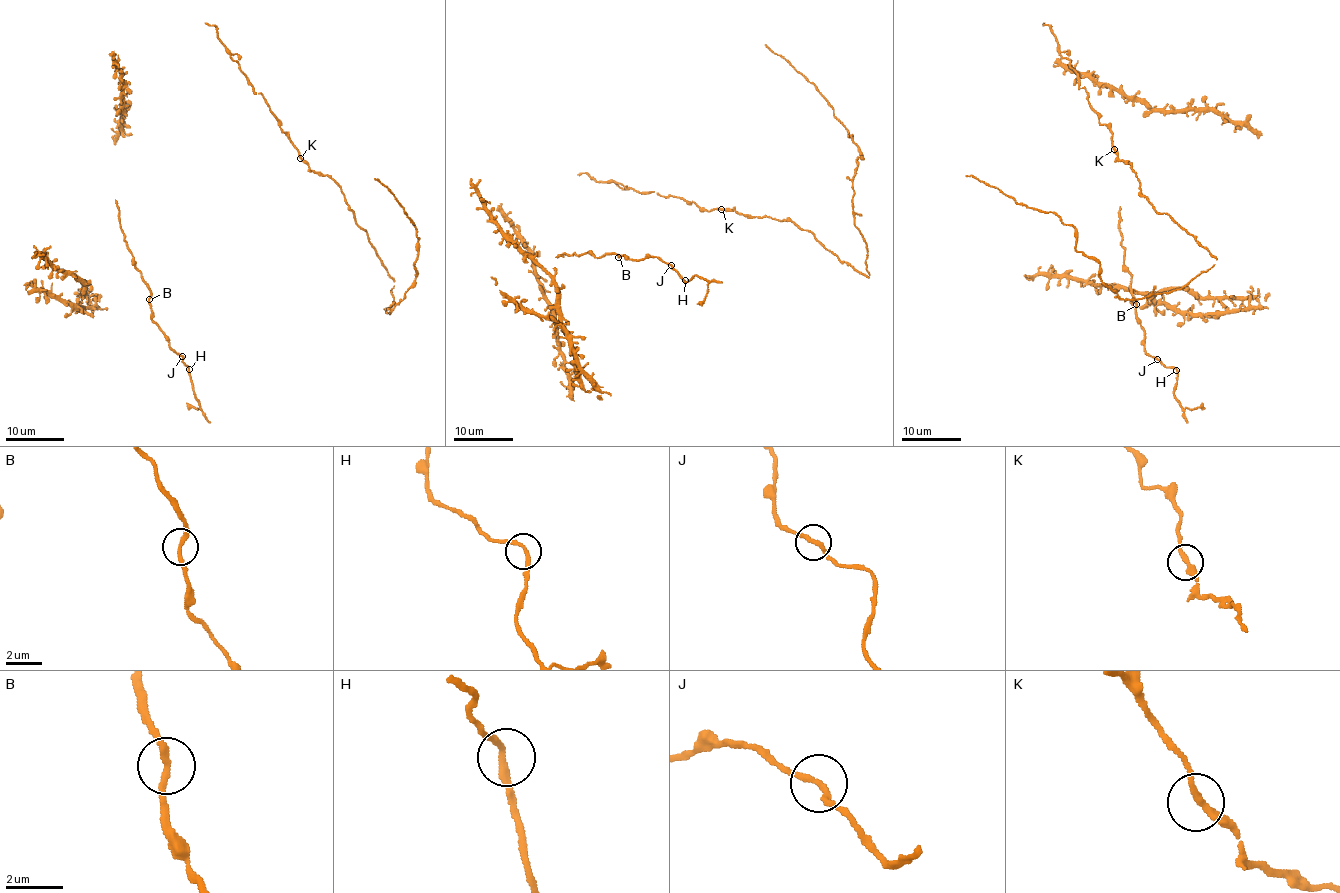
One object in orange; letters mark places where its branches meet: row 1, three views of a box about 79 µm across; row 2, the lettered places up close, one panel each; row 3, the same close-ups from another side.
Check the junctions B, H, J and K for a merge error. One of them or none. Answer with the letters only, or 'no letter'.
no letter

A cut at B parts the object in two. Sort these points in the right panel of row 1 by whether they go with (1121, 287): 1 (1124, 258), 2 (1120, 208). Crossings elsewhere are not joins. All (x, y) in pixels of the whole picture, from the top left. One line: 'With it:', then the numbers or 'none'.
With it: none

